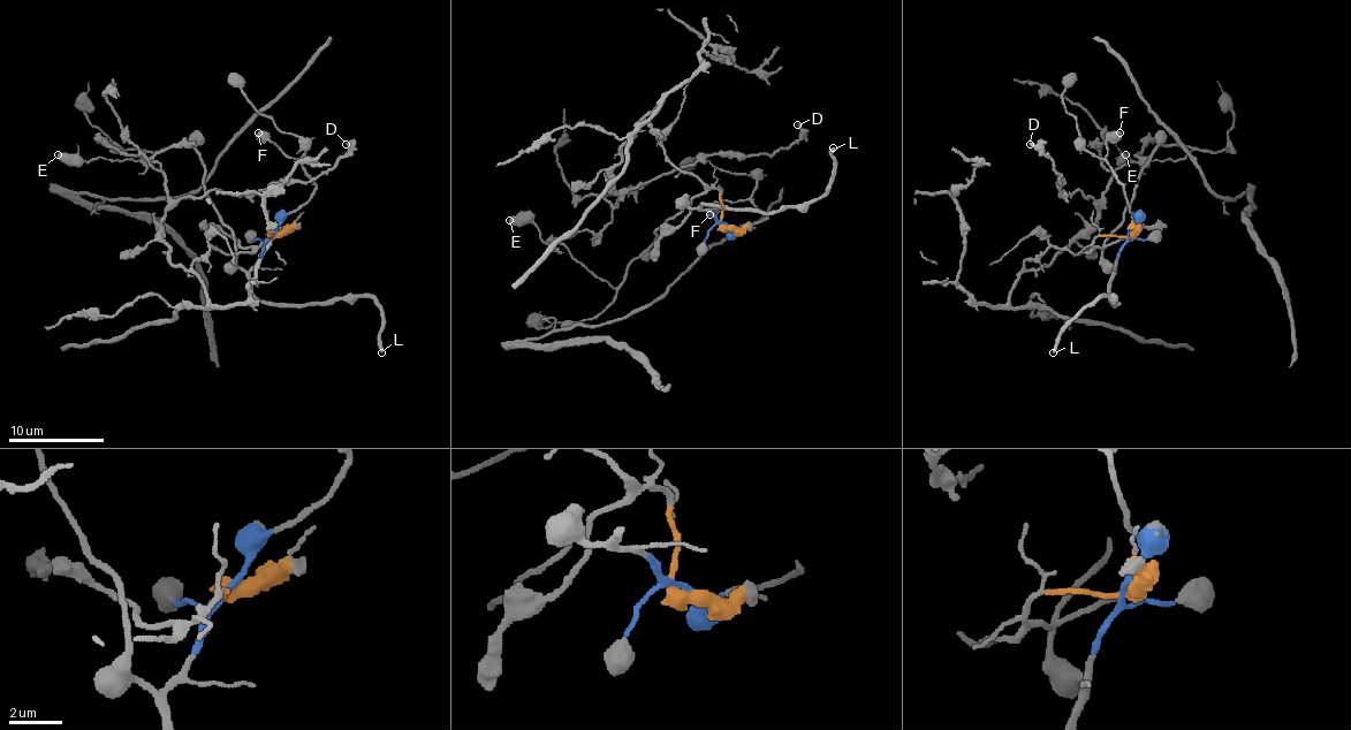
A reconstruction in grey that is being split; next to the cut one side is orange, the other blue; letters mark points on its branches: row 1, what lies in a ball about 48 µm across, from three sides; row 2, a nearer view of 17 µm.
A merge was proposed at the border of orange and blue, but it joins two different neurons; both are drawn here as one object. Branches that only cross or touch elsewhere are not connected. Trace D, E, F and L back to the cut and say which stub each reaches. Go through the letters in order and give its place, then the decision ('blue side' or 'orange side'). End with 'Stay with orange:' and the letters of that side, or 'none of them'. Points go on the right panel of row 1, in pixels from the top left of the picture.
D: at (1030, 144); orange side
E: at (1125, 154); blue side
F: at (1120, 132); blue side
L: at (1053, 352); blue side
Stay with orange: D

